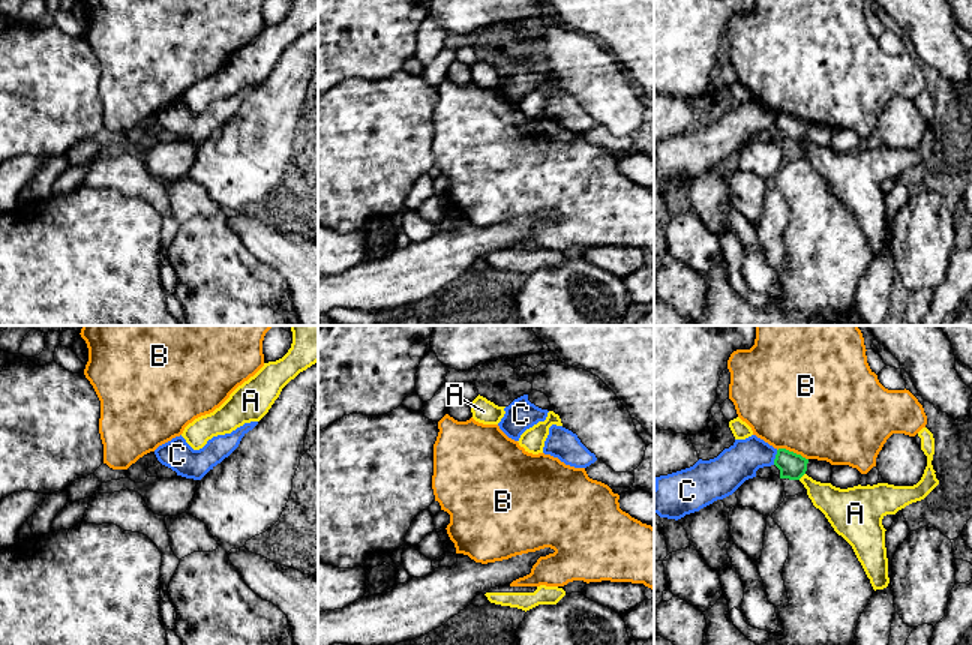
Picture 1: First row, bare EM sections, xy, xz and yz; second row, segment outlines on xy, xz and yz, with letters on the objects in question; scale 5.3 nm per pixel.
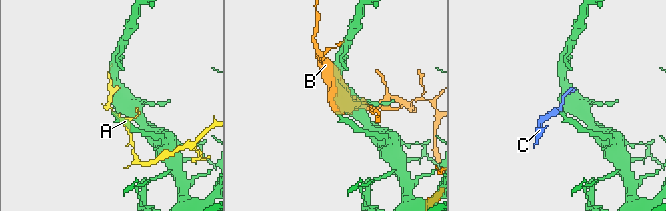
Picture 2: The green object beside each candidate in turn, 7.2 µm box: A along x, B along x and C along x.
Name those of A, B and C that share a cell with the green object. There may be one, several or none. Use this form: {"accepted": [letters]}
{"accepted": []}

